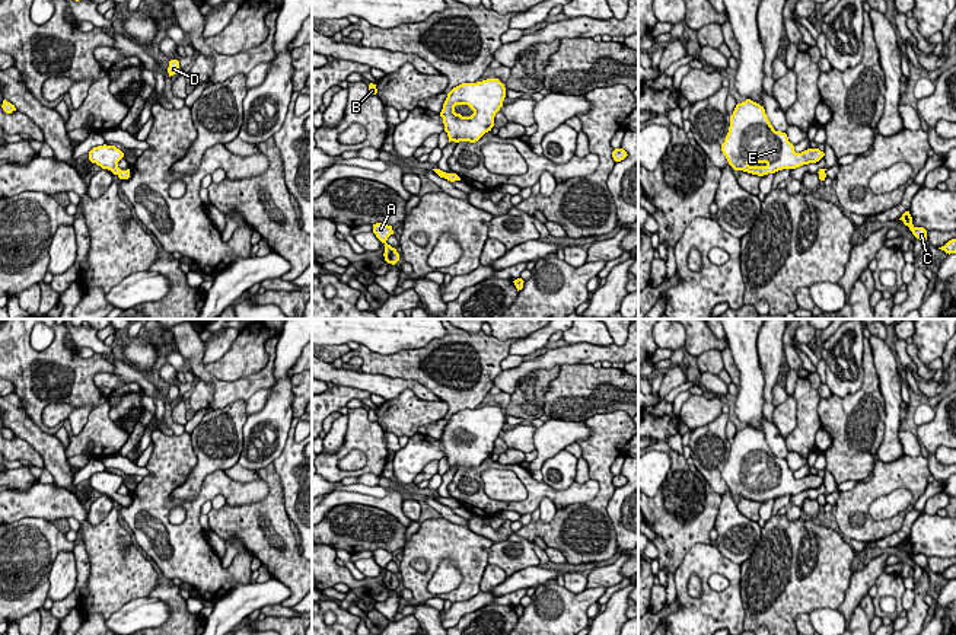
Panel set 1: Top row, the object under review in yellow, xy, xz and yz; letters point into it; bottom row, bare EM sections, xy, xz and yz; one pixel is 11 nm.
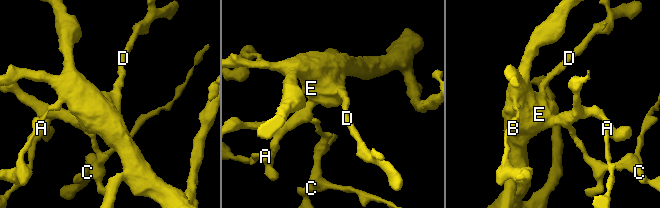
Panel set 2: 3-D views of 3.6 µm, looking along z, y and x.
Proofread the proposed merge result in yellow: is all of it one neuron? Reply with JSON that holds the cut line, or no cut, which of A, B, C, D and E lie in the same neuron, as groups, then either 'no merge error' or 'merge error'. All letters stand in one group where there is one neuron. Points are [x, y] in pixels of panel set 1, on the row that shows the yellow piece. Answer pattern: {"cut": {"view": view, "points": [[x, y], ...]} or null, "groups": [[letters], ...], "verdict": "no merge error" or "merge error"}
{"cut": null, "groups": [["A", "B", "C", "D", "E"]], "verdict": "no merge error"}

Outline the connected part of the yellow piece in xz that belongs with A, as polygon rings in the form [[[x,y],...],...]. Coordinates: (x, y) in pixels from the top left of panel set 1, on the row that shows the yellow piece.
[[[376,223],[373,224],[373,233],[376,237],[385,245],[385,261],[388,264],[395,265],[399,261],[399,253],[396,252],[395,248],[386,243],[388,237],[393,234],[392,226],[388,226],[385,223]]]

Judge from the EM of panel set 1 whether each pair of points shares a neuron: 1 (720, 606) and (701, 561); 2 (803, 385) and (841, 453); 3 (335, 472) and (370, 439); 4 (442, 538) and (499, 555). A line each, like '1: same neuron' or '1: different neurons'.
1: same neuron
2: different neurons
3: same neuron
4: different neurons

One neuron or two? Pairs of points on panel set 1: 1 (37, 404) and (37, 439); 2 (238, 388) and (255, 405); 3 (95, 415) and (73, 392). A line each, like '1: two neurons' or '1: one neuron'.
1: two neurons
2: two neurons
3: one neuron

